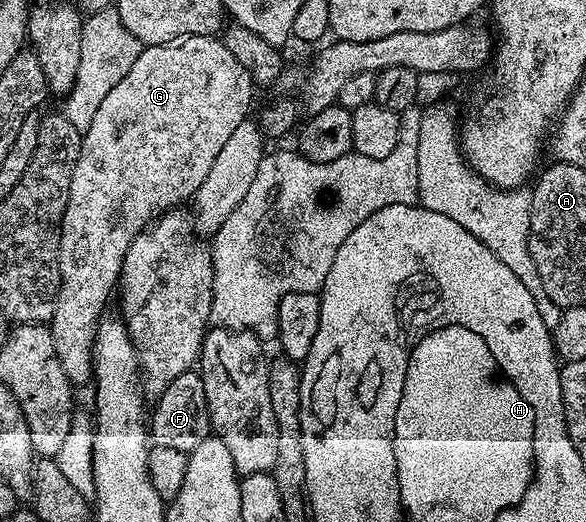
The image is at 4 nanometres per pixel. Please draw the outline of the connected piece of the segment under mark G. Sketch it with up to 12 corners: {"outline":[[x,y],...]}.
{"outline":[[142,47],[83,129],[47,325],[70,385],[133,239],[203,186],[255,85]]}

